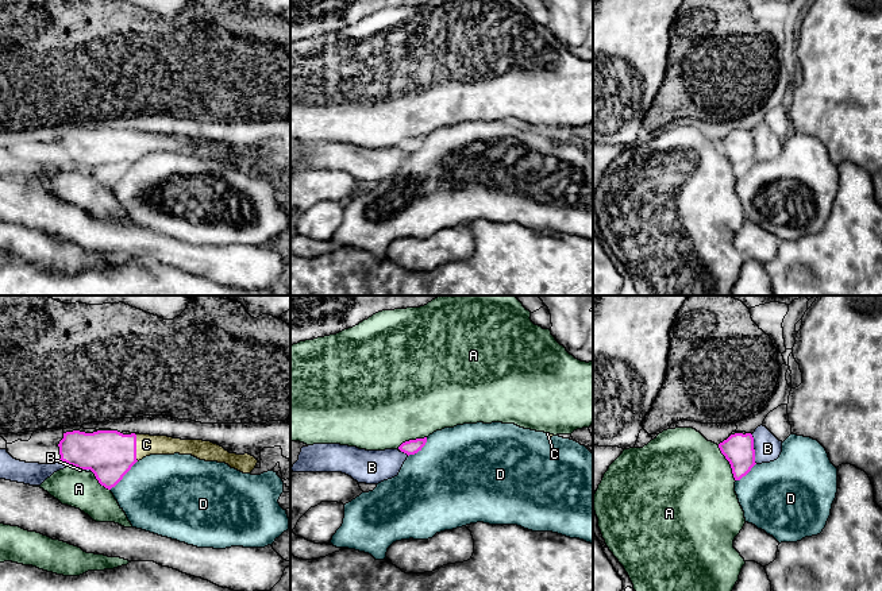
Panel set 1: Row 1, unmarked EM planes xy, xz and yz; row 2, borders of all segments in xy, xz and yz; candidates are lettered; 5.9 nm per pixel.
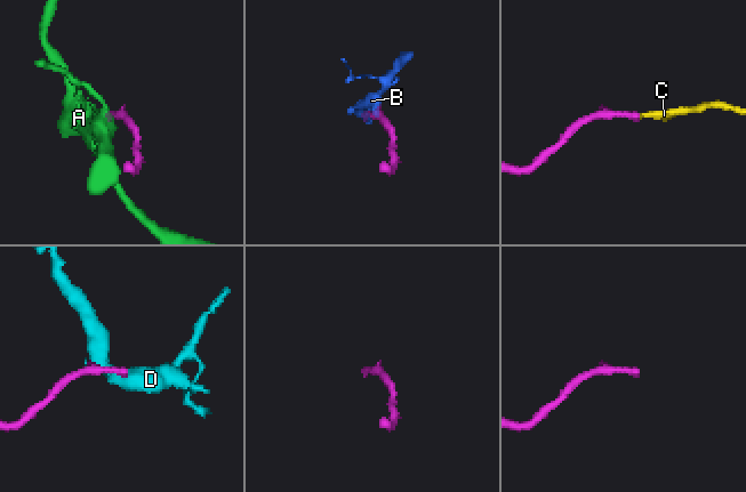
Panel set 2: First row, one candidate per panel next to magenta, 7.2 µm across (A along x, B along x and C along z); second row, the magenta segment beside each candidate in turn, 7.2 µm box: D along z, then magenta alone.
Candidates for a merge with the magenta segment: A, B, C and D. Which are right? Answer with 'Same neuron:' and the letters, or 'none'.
Same neuron: C

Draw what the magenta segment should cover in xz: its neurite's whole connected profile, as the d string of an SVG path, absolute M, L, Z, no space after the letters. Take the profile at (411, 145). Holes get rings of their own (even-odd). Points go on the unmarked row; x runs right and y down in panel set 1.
M427 135L409 138L409 139L403 140L398 144L398 147L409 154L409 152L415 152L419 148L421 148L421 146L425 143L425 140L427 140Z

